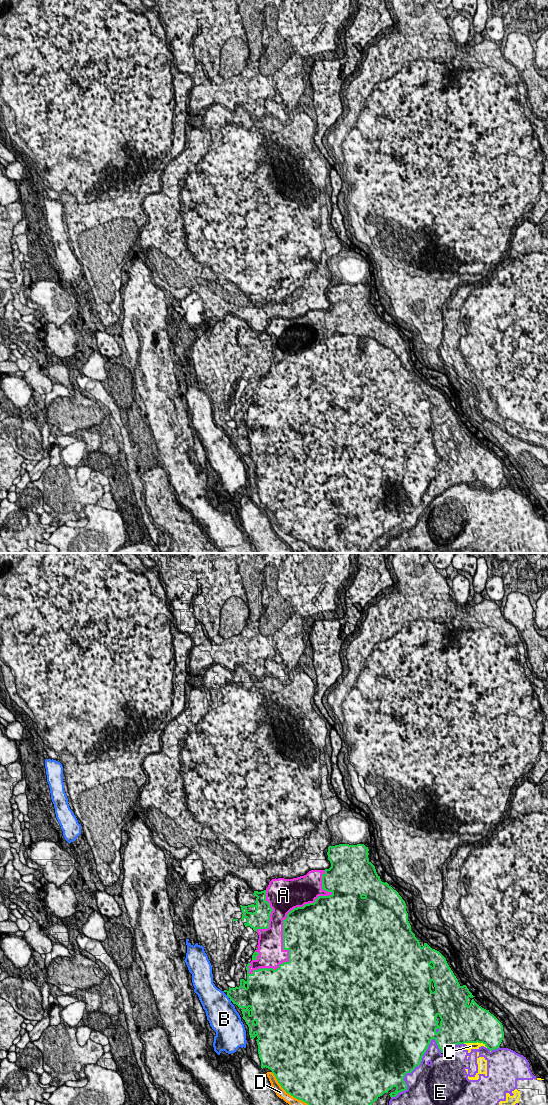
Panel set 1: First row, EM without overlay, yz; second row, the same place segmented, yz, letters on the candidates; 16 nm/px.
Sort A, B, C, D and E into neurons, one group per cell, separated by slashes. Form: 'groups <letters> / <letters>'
groups A D / B / C / E

